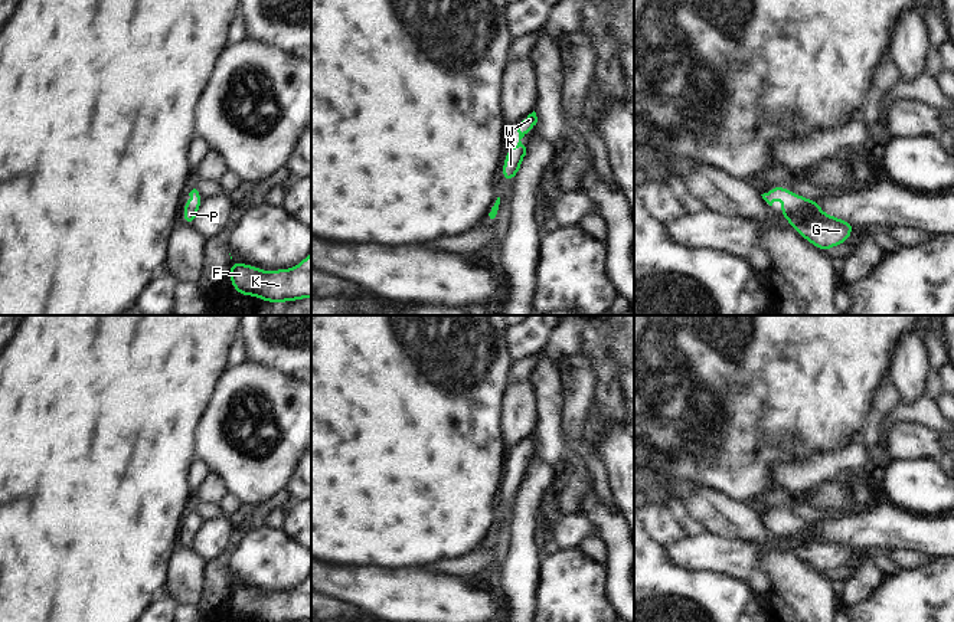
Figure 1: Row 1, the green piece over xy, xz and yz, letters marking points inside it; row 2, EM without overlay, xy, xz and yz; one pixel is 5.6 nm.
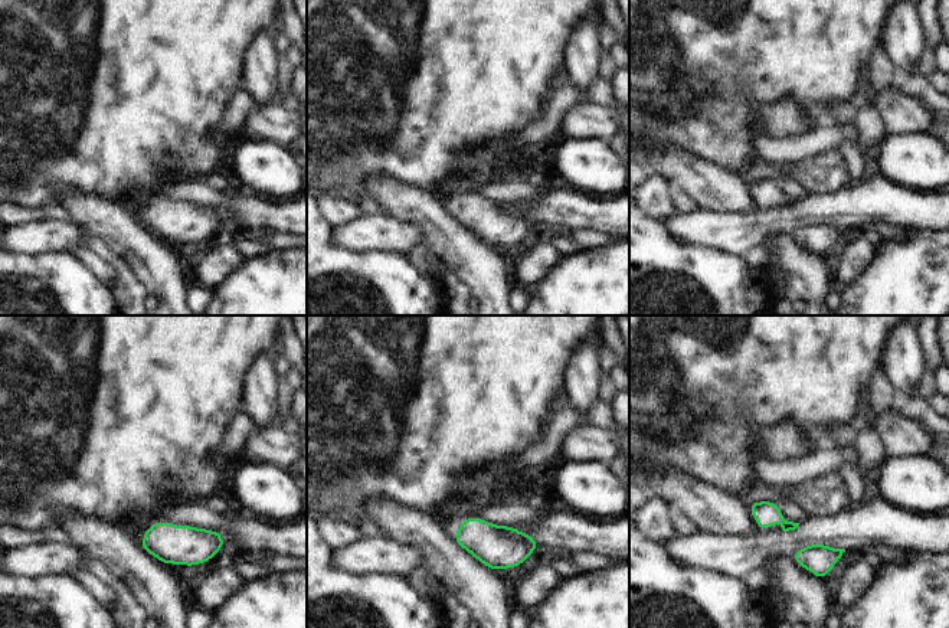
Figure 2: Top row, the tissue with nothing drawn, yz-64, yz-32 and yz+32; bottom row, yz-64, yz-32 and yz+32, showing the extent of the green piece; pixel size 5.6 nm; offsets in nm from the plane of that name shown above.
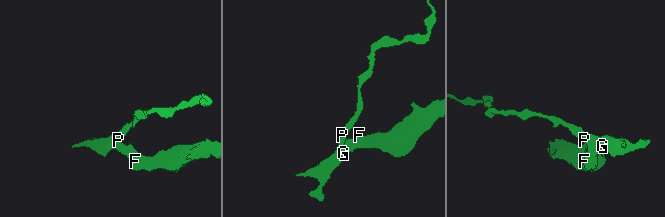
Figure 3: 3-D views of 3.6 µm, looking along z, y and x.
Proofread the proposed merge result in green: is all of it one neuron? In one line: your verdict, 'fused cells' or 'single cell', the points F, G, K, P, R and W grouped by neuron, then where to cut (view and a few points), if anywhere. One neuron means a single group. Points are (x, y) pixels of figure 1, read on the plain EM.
single cell | F G K P R W | no cut

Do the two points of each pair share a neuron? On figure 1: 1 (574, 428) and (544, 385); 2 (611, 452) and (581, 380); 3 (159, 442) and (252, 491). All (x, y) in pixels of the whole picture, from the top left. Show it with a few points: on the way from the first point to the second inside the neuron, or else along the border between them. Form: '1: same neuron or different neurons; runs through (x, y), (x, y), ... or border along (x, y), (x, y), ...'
1: different neurons; border along (559, 377), (562, 395), (561, 439), (565, 444)
2: different neurons; border along (594, 445), (608, 477)
3: different neurons; border along (201, 424), (196, 432), (196, 457)

